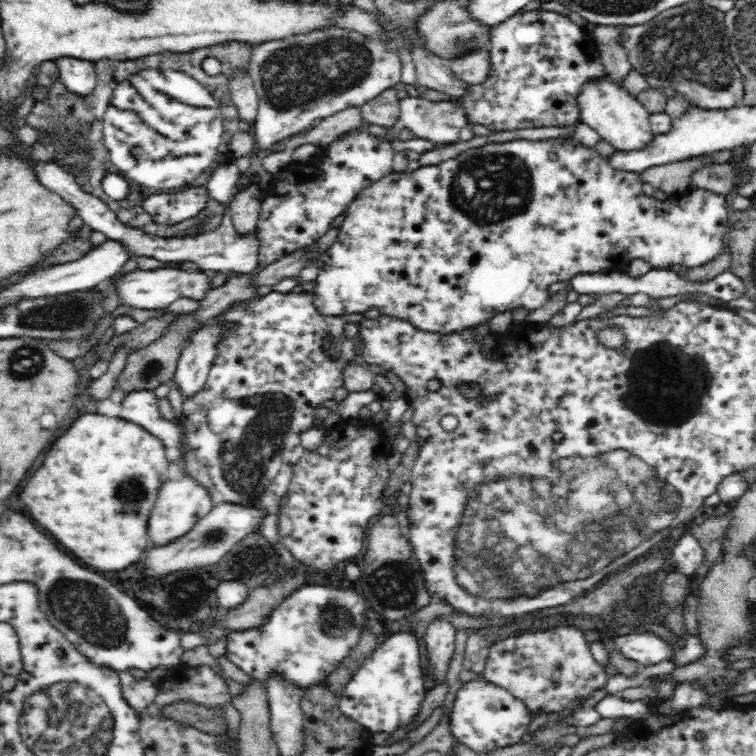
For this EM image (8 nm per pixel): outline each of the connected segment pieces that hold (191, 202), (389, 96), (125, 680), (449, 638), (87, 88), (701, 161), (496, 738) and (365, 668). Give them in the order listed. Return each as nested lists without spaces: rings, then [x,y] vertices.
[[[193,185],[188,186],[188,190],[182,190],[182,192],[150,196],[144,201],[143,208],[158,224],[171,225],[200,214],[206,208],[209,195],[208,189]]]
[[[392,87],[387,88],[360,107],[363,120],[369,124],[378,124],[378,126],[394,126],[399,119],[400,97],[401,93]]]
[[[117,671],[118,686],[126,702],[137,712],[142,712],[150,703],[154,702],[158,689],[148,678],[136,679],[127,671]]]
[[[436,617],[427,624],[424,638],[430,662],[428,674],[433,676],[437,684],[446,683],[445,676],[454,653],[456,631],[446,618]]]
[[[63,57],[56,60],[60,78],[69,92],[88,96],[96,88],[95,64],[76,58]]]
[[[702,156],[700,158],[690,158],[680,162],[652,166],[652,168],[646,168],[644,172],[640,172],[639,175],[642,182],[648,182],[657,190],[675,195],[681,190],[691,188],[691,184],[689,184],[690,177],[695,170],[712,163],[714,162],[711,156]]]
[[[479,674],[478,678],[463,684],[456,693],[449,715],[449,726],[458,742],[483,754],[494,748],[504,748],[520,743],[528,726],[532,724],[535,714],[536,712],[532,712],[526,707],[524,701],[517,699],[506,689],[496,687]]]
[[[398,632],[384,640],[374,652],[366,658],[363,665],[350,679],[344,688],[339,707],[342,713],[370,732],[386,732],[408,726],[414,718],[418,718],[420,704],[426,694],[422,664],[416,636]]]

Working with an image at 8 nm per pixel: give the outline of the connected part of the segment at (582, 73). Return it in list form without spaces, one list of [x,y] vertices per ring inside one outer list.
[[[532,10],[516,12],[500,25],[493,26],[490,31],[489,54],[490,73],[484,82],[469,85],[467,93],[458,102],[464,109],[467,124],[479,124],[492,132],[501,130],[522,130],[522,128],[542,128],[542,126],[570,126],[581,118],[580,93],[585,85],[606,77],[603,64],[594,64],[588,60],[580,64],[570,56],[582,56],[580,44],[584,42],[584,33],[579,26],[566,15],[554,11]]]

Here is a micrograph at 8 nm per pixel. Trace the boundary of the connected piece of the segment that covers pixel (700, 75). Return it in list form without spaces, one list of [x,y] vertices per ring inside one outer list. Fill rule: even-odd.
[[[699,1],[688,2],[651,18],[644,24],[622,25],[620,39],[632,70],[647,79],[650,88],[672,88],[706,110],[733,109],[743,104],[742,75],[730,54],[725,13]]]

